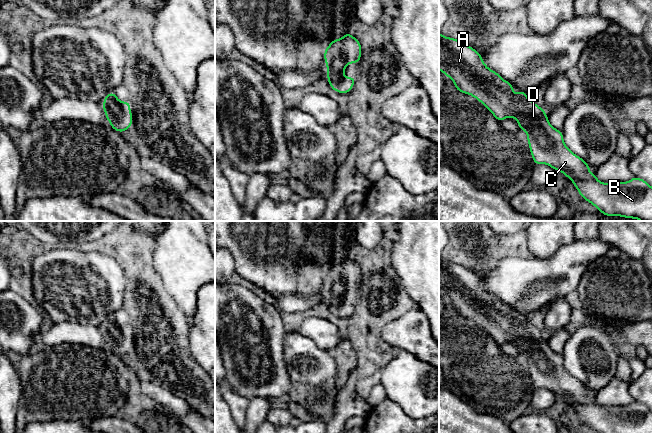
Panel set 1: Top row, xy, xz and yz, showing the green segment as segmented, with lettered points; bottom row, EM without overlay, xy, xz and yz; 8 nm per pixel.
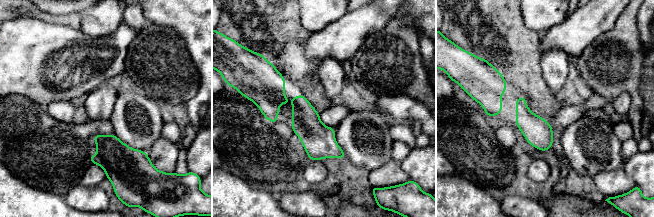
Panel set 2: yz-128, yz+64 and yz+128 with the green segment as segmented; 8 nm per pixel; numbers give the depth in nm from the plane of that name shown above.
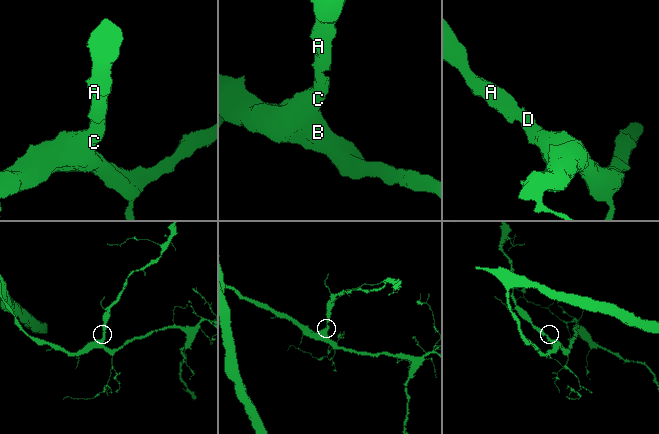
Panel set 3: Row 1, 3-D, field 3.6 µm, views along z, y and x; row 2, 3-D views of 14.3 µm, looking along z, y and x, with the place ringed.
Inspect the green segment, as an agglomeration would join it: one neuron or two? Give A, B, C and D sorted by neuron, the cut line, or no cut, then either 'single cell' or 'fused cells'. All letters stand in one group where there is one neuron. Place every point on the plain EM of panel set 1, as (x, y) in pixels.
groups A B C D; cut none; single cell

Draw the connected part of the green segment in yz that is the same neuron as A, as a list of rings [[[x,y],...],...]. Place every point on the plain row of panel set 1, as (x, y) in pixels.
[[[440,256],[439,294],[454,306],[457,315],[476,322],[499,346],[508,341],[516,343],[519,352],[527,358],[534,388],[546,388],[562,396],[573,406],[581,421],[596,433],[652,433],[652,411],[645,404],[633,401],[627,406],[600,406],[595,397],[589,395],[589,388],[565,369],[562,355],[551,350],[544,333],[527,322],[525,315],[514,317],[513,309],[488,292],[478,275],[460,264],[444,261]]]

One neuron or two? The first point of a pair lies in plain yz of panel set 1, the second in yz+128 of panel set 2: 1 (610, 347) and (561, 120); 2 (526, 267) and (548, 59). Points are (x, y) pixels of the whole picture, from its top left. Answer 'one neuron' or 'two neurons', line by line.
1: two neurons
2: two neurons

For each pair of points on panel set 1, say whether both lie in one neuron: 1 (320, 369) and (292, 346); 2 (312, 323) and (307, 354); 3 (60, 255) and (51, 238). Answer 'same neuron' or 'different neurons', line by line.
1: same neuron
2: different neurons
3: different neurons

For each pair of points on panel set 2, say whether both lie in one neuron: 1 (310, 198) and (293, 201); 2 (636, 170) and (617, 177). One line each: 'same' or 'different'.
1: same
2: different

